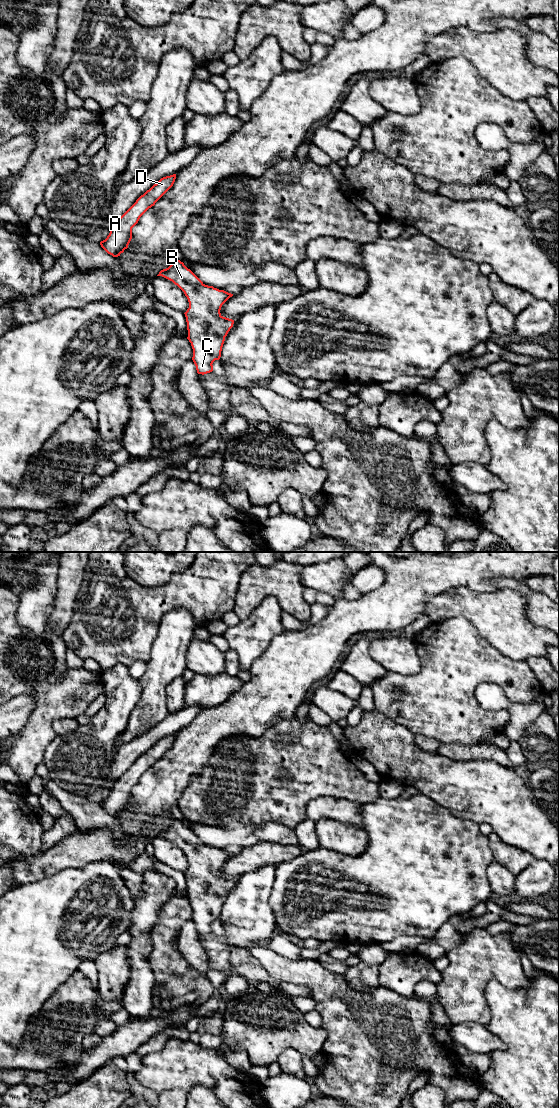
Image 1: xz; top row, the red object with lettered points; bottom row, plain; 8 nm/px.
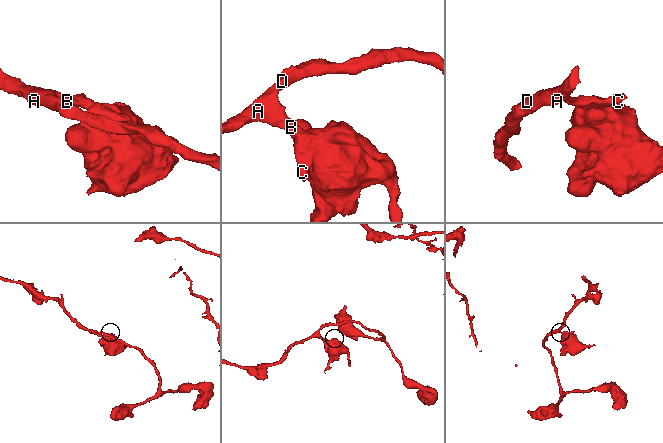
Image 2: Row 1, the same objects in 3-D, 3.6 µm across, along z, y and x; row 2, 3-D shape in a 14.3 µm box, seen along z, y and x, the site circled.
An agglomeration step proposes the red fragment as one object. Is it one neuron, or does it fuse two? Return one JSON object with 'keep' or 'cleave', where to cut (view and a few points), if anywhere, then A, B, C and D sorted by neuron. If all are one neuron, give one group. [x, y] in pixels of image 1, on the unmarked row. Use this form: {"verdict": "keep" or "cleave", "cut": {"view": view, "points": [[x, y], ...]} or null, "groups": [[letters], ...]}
{"verdict": "keep", "cut": null, "groups": [["A", "B", "C", "D"]]}

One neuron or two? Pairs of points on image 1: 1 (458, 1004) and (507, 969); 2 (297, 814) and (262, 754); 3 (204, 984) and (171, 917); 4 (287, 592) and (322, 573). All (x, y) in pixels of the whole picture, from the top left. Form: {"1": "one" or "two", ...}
{"1": "one", "2": "one", "3": "one", "4": "two"}

